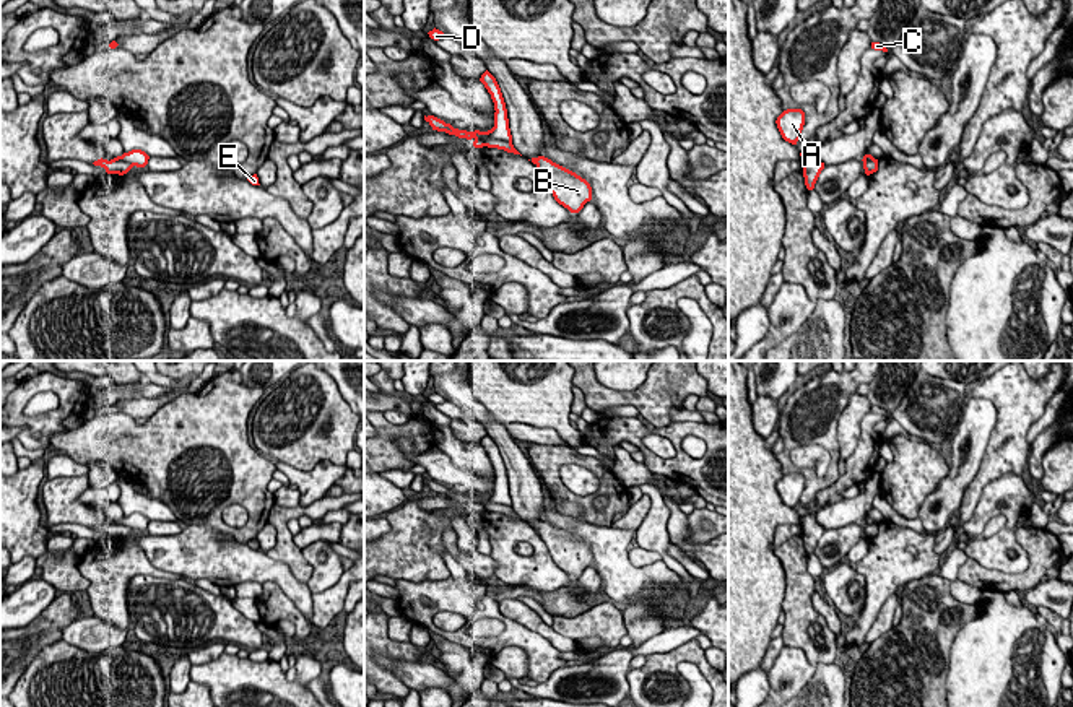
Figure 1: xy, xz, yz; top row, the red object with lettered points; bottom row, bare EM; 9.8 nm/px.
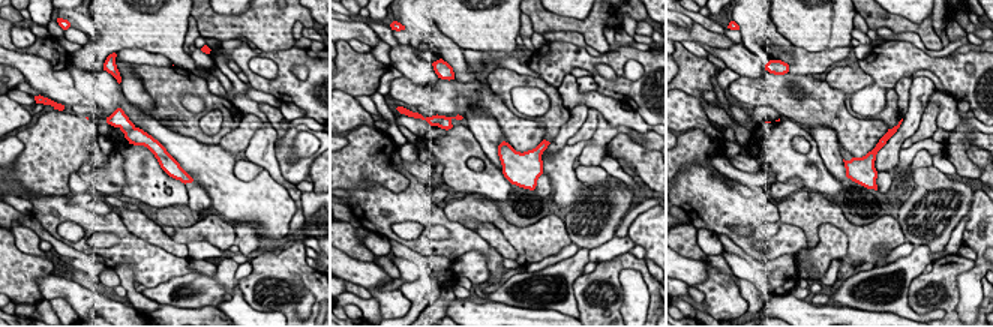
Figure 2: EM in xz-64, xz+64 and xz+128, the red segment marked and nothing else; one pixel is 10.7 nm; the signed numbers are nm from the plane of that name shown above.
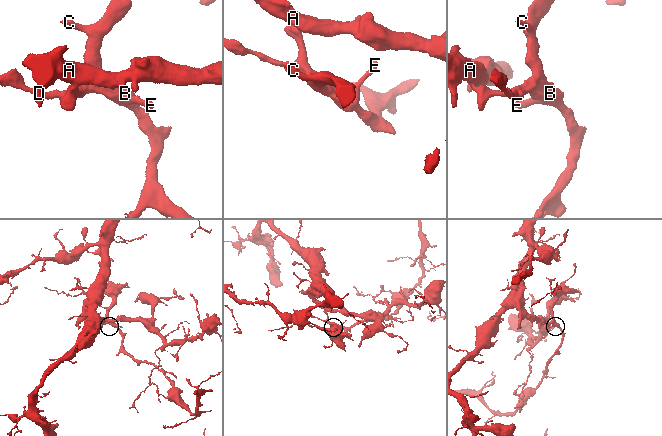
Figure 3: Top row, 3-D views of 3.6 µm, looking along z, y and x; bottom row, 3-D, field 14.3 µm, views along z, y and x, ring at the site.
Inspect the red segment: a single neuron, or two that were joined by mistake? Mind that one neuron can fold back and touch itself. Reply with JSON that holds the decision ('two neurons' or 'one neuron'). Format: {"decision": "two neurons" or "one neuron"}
{"decision": "two neurons"}

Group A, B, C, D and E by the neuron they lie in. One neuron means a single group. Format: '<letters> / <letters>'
A D / B C E

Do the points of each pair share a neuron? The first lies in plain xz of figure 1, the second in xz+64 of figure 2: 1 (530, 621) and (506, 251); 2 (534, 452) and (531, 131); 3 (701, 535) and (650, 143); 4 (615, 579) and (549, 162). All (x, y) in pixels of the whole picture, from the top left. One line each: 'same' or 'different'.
1: same
2: different
3: same
4: same

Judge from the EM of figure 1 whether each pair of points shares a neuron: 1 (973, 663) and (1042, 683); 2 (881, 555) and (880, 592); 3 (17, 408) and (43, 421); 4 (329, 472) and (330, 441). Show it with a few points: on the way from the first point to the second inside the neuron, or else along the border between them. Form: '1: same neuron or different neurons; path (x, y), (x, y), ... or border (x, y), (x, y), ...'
1: same neuron; path (990, 675), (1007, 680), (1016, 689), (1025, 689)
2: same neuron; path (881, 564), (880, 582)
3: same neuron; path (20, 415), (26, 421), (36, 421)
4: different neurons; border (345, 464), (319, 460), (309, 470), (291, 467)

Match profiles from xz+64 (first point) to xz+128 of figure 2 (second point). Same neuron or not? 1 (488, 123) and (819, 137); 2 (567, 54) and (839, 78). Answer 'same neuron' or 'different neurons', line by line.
1: same neuron
2: different neurons

